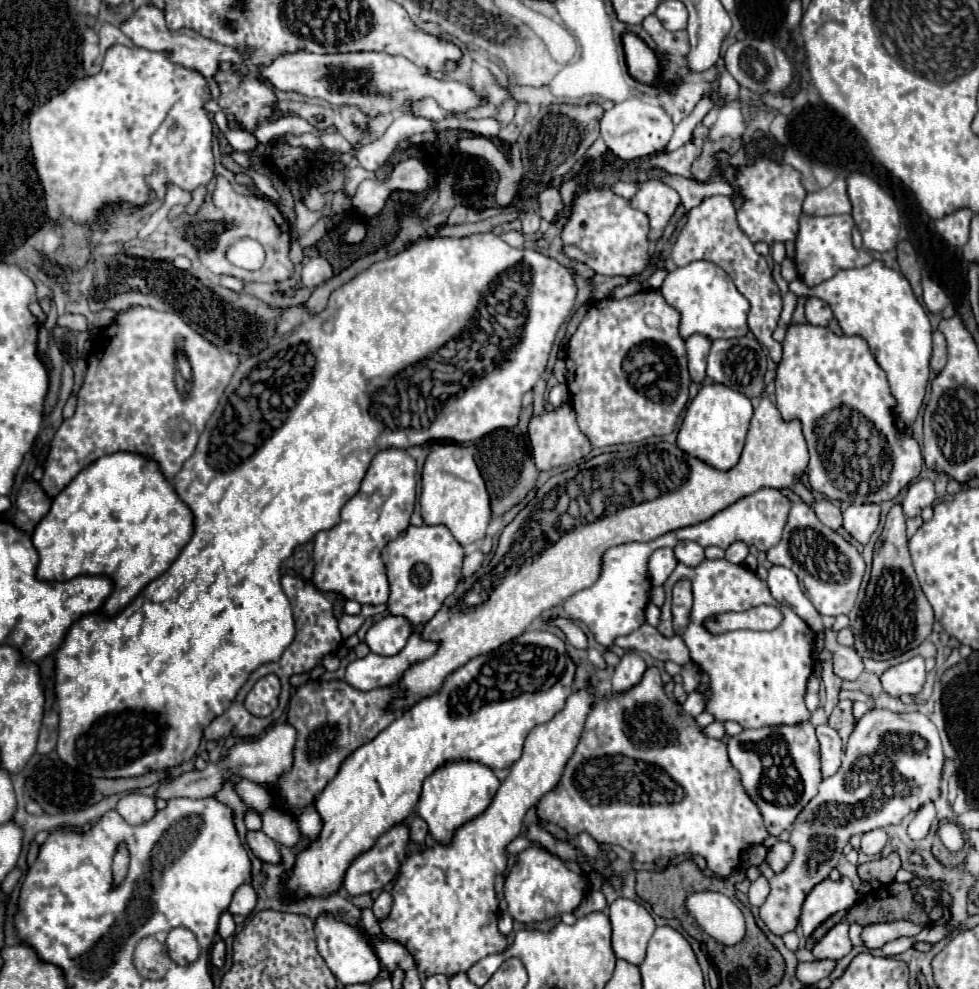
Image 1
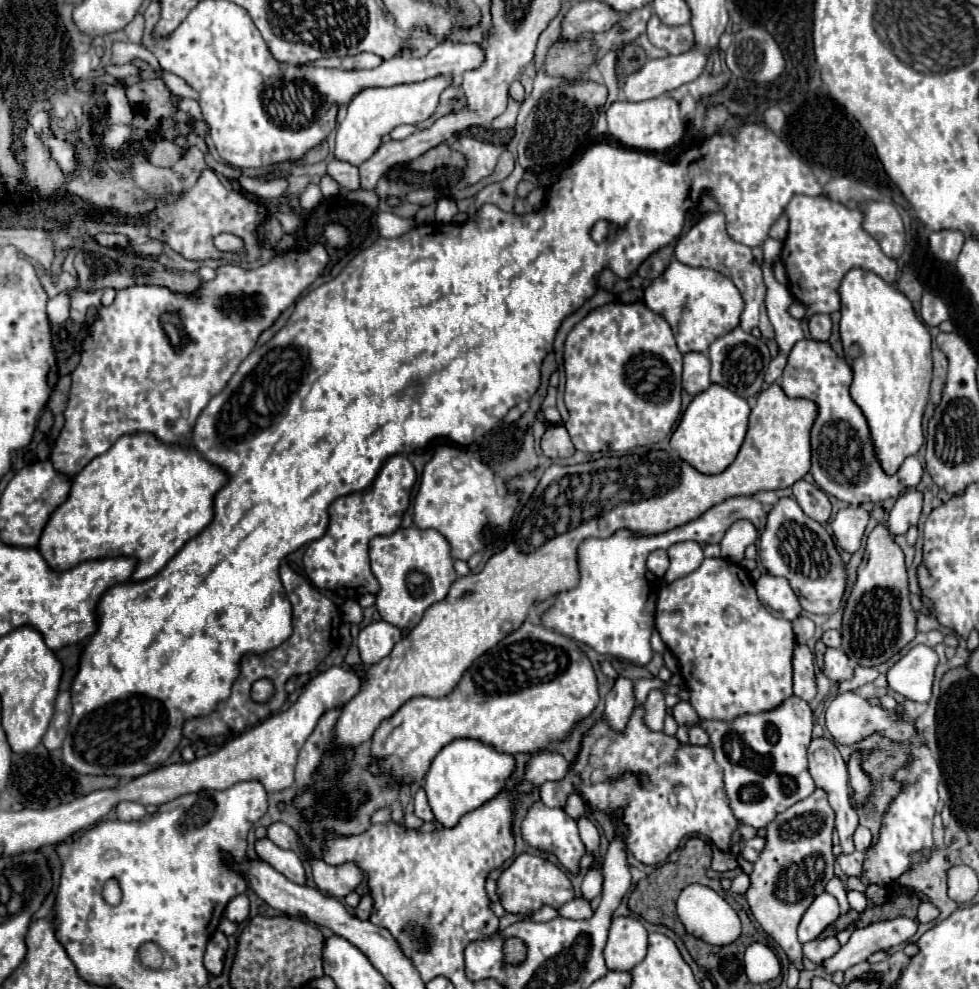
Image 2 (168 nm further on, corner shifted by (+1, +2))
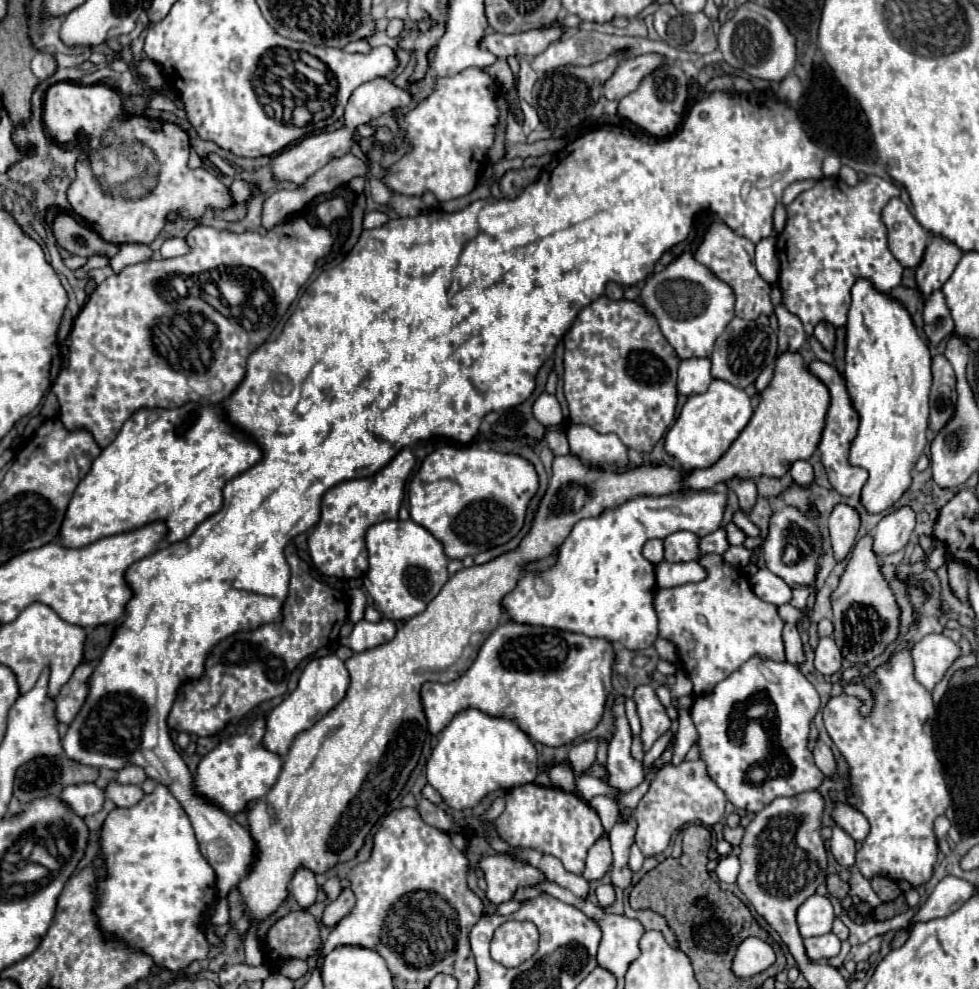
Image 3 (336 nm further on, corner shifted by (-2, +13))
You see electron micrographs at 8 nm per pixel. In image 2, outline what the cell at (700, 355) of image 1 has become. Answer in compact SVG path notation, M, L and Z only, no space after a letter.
M689 352L683 358L683 390L691 396L701 394L711 386L709 380L709 358L701 352Z

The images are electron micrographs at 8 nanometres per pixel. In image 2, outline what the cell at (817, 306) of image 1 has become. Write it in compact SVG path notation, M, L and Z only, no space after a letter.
M815 314L809 320L809 330L813 340L817 342L827 342L831 336L831 318L827 314Z

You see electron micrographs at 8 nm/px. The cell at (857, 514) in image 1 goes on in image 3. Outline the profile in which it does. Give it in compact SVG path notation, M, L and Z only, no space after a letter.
M838 503L828 519L828 529L830 529L830 545L834 549L836 559L840 561L854 547L854 541L860 529L860 515L856 507Z

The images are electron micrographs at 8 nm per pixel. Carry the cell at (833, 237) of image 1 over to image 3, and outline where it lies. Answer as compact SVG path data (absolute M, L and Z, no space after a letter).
M824 177L824 179L820 179L812 189L800 193L800 195L788 205L788 221L786 221L786 227L784 227L784 231L776 237L776 249L778 249L778 257L780 257L780 279L778 279L778 285L780 285L780 289L782 289L786 309L788 309L790 313L794 313L794 315L800 317L800 321L804 323L804 331L806 331L808 335L812 335L812 331L814 331L814 327L816 327L818 321L828 321L828 323L832 323L834 327L842 327L842 325L846 323L846 313L848 313L848 307L850 307L850 289L852 289L852 285L854 285L854 281L856 281L858 277L870 279L870 281L874 283L874 287L878 287L878 291L886 291L886 293L888 293L890 289L894 289L894 287L900 285L904 267L902 267L902 265L894 259L894 255L888 251L886 227L884 227L884 223L882 223L882 219L880 219L882 207L884 207L892 197L898 197L898 193L900 193L900 189L898 189L892 181L884 181L884 179L880 179L880 177L866 177L866 179L860 181L856 187L848 187L848 185L846 185L842 179L838 179L838 177Z

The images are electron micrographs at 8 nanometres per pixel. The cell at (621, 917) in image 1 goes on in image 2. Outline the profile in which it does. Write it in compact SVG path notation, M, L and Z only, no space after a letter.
M627 916L613 918L609 928L609 942L605 944L605 962L609 970L629 972L647 954L647 930L645 926Z

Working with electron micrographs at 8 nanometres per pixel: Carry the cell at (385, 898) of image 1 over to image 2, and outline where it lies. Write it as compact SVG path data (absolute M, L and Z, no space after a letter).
M361 896L361 902L353 908L353 912L355 912L355 916L357 916L357 918L367 920L367 918L369 918L369 914L371 914L371 906L373 906L371 896Z

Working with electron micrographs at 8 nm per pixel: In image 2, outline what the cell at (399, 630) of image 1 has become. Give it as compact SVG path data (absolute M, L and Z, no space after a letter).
M385 620L379 622L371 622L369 626L365 626L357 638L357 648L361 654L361 662L365 666L371 666L379 660L383 660L385 656L389 656L389 652L393 650L393 646L401 640L401 630Z

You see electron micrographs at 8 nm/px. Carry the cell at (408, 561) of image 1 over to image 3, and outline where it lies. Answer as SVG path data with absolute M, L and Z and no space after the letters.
M412 519L372 525L366 533L366 547L370 567L364 577L364 587L386 619L406 621L422 613L450 577L444 545Z

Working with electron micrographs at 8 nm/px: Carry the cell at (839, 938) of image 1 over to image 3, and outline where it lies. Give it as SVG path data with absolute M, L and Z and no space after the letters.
M826 933L820 937L808 937L804 939L804 945L806 945L806 953L810 961L830 959L840 953L840 939L834 933Z

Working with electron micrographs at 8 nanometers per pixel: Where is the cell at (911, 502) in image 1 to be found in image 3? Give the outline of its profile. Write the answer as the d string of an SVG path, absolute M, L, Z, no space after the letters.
M904 505L894 513L884 515L884 519L876 525L876 533L872 533L876 555L882 557L902 549L910 541L914 525L916 525L916 517L910 505Z

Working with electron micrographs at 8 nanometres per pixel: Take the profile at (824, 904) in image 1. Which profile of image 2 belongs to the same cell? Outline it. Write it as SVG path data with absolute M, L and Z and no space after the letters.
M823 892L815 898L815 902L807 908L807 912L801 918L799 924L799 942L811 942L815 940L829 924L833 924L839 918L839 904L837 900Z

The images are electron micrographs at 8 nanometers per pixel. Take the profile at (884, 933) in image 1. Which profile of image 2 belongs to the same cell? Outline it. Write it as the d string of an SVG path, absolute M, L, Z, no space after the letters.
M895 918L871 924L867 928L857 928L849 942L841 946L841 950L823 962L827 972L847 970L863 960L867 960L877 950L887 950L891 946L899 946L903 942L909 942L917 932L917 922L911 918Z

